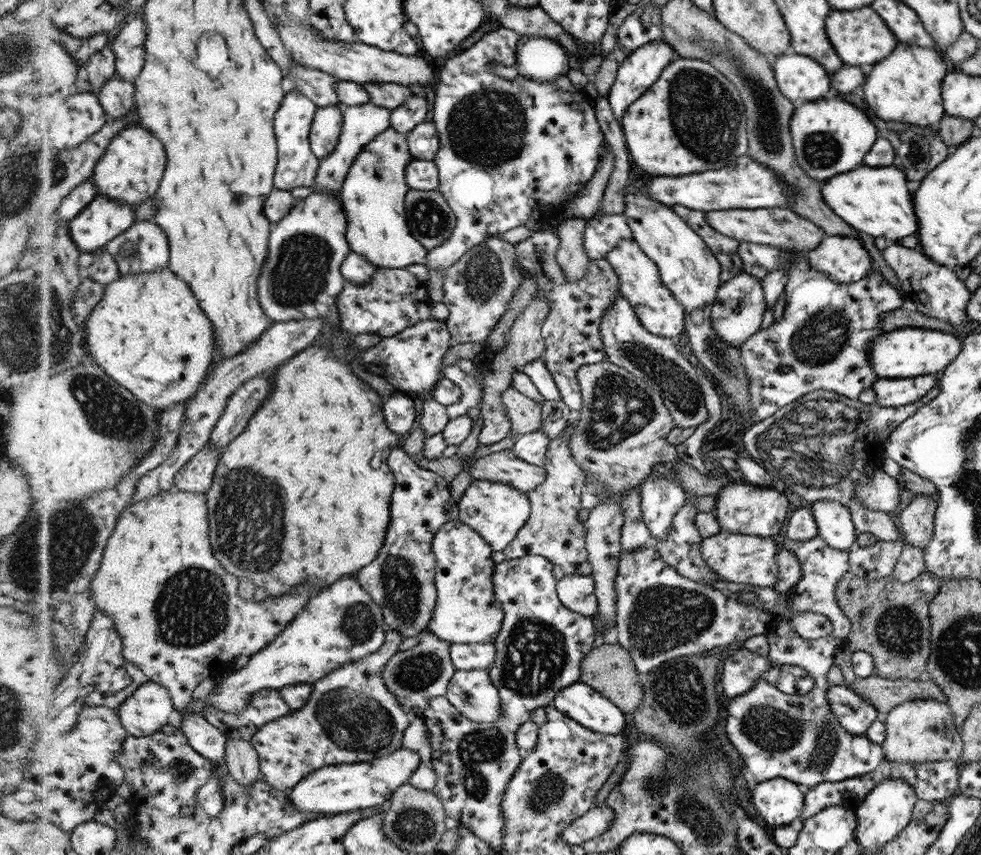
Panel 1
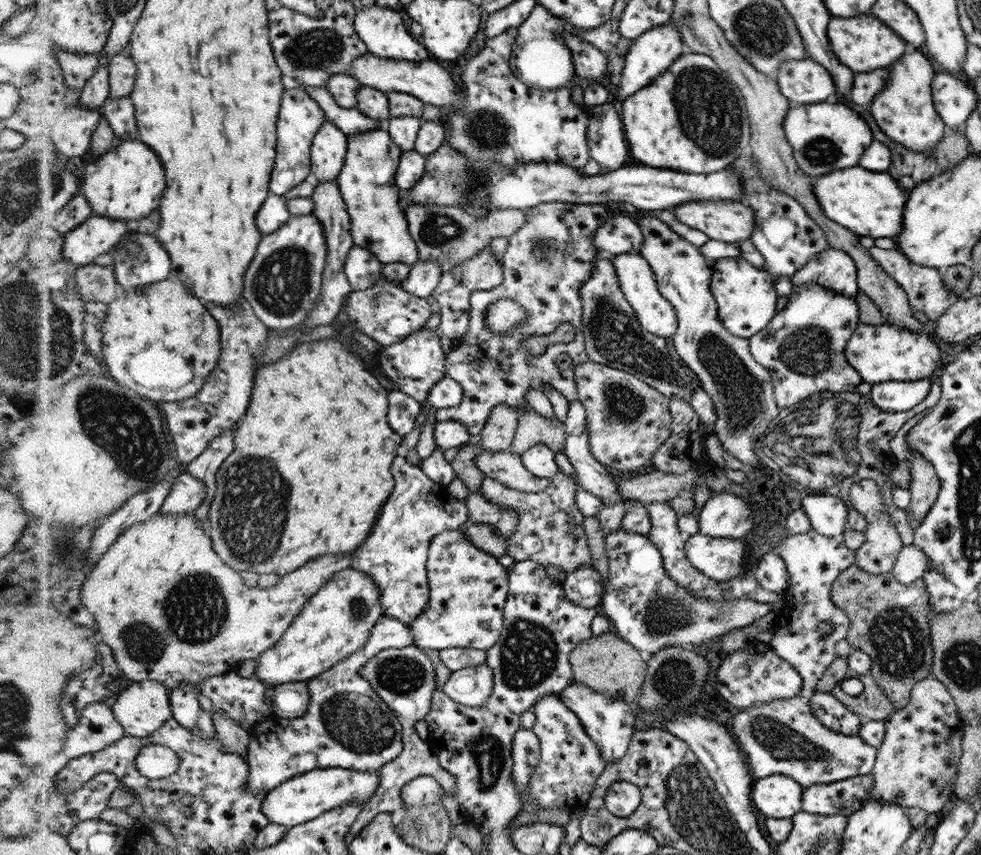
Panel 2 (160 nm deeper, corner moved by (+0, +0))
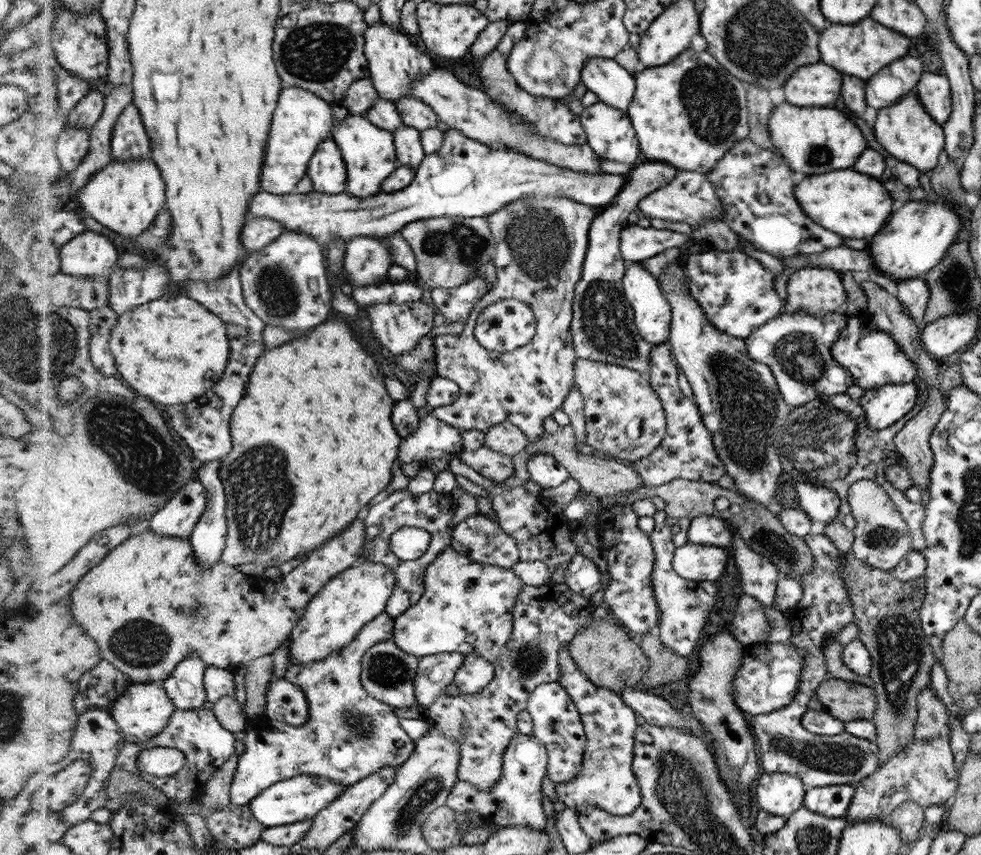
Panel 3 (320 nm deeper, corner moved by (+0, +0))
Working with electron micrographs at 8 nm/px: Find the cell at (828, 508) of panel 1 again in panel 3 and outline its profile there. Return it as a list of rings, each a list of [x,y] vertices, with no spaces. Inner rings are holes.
[[[796,480],[795,489],[801,509],[808,511],[814,520],[818,520],[822,524],[836,520],[841,503],[837,492],[825,486],[816,486],[816,483],[807,480]]]

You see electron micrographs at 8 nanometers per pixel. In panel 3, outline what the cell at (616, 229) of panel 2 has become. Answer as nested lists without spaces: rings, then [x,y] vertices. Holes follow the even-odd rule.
[[[637,224],[623,227],[619,249],[625,262],[643,262],[672,247],[682,248],[688,236],[671,230],[656,230],[651,226],[642,228]]]

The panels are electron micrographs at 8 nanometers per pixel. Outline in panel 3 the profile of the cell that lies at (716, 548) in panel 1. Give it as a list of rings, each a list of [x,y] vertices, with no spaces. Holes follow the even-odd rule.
[[[687,542],[675,551],[673,569],[680,578],[708,584],[725,572],[727,562],[726,549]]]

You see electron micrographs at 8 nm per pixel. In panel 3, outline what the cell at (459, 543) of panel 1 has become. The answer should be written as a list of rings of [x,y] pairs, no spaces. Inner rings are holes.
[[[450,546],[427,566],[424,582],[425,592],[420,600],[394,619],[392,640],[396,646],[419,658],[438,653],[472,653],[495,665],[514,632],[514,608],[523,589],[523,579],[512,569],[476,562]]]

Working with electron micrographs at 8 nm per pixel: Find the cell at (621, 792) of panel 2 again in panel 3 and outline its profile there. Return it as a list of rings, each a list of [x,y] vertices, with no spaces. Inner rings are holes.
[[[569,646],[560,650],[560,669],[562,678],[559,683],[571,695],[582,715],[587,745],[586,760],[579,776],[566,784],[555,784],[554,792],[558,800],[568,809],[576,810],[579,806],[589,805],[612,815],[627,816],[635,813],[643,802],[640,786],[631,770],[634,730],[639,726],[635,710],[618,692],[593,683],[575,663]]]

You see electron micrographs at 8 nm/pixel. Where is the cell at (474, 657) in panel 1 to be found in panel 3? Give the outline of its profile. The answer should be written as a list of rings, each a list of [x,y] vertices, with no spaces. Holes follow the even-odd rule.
[[[461,652],[431,654],[427,657],[420,658],[420,670],[416,676],[416,699],[419,707],[427,708],[445,692],[446,687],[454,683],[455,674],[461,668],[465,655]]]

